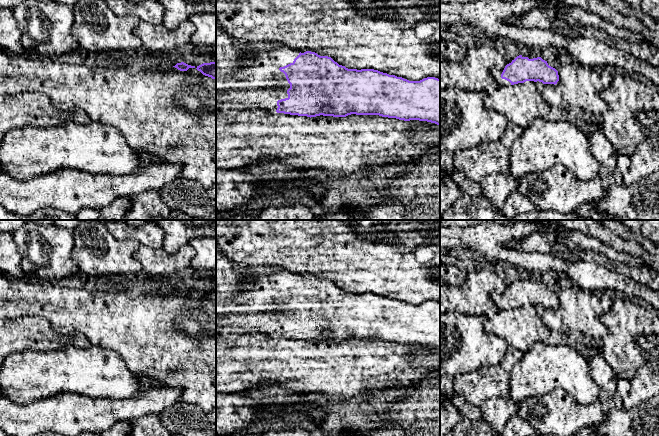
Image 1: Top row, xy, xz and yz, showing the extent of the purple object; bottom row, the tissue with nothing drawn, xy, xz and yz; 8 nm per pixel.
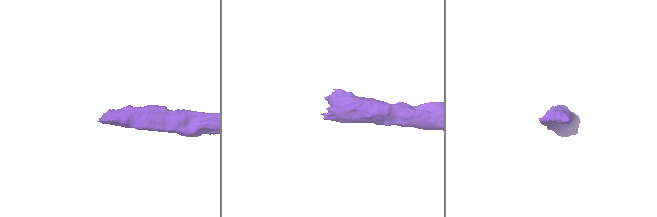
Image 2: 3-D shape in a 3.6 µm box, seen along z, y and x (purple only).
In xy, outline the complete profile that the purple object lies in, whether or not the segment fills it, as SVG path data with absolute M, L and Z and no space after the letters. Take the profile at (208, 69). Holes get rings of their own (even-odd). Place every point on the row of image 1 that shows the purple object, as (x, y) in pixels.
M216 62L203 63L196 68L203 75L216 80Z

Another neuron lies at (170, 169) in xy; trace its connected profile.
M152 158L143 167L124 175L90 174L76 169L61 169L28 180L19 180L6 175L0 169L0 205L9 212L28 215L43 208L54 208L76 214L84 208L108 206L115 199L138 193L161 189L173 182L179 166Z

